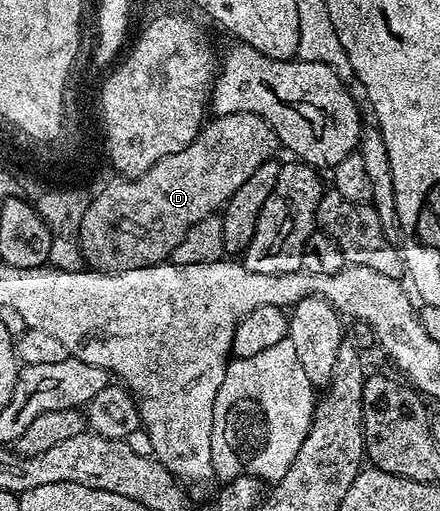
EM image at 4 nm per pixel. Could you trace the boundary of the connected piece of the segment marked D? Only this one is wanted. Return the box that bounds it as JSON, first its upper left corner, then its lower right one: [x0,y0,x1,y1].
[80,112,278,272]

